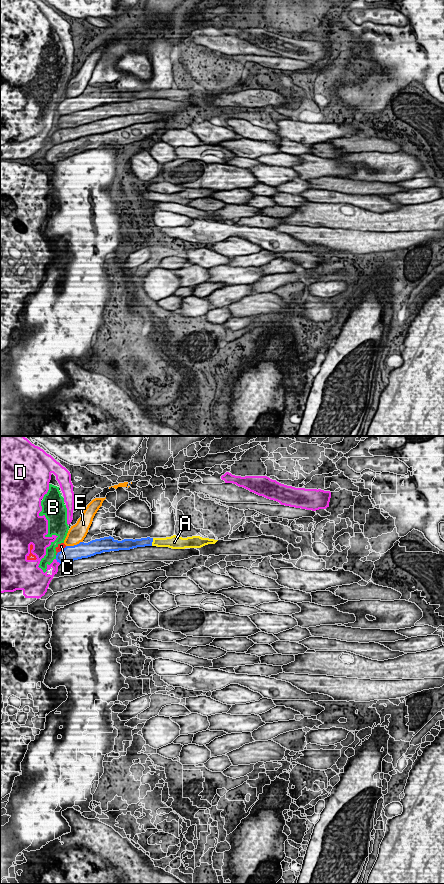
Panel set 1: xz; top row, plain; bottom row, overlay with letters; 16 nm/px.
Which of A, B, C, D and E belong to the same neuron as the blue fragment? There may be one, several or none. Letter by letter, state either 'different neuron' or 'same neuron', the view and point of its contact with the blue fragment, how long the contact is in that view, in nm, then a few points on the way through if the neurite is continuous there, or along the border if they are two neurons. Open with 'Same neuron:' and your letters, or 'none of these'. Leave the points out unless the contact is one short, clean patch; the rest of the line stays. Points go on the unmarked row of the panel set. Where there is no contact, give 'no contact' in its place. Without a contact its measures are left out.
Same neuron: A
A: same neuron | xz (152, 93) | 130 nm | across xz (142, 94), (152, 93), (159, 94)
B: different neuron | xz (56, 109) | 70 nm | along xz (55, 107), (56, 110)
C: different neuron | xz (61, 102) | 240 nm
D: different neuron | xz (58, 113) | 120 nm
E: different neuron | xz (74, 97) | 280 nm

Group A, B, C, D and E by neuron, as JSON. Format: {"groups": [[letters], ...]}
{"groups": [["A"], ["B", "C", "D"], ["E"]]}

